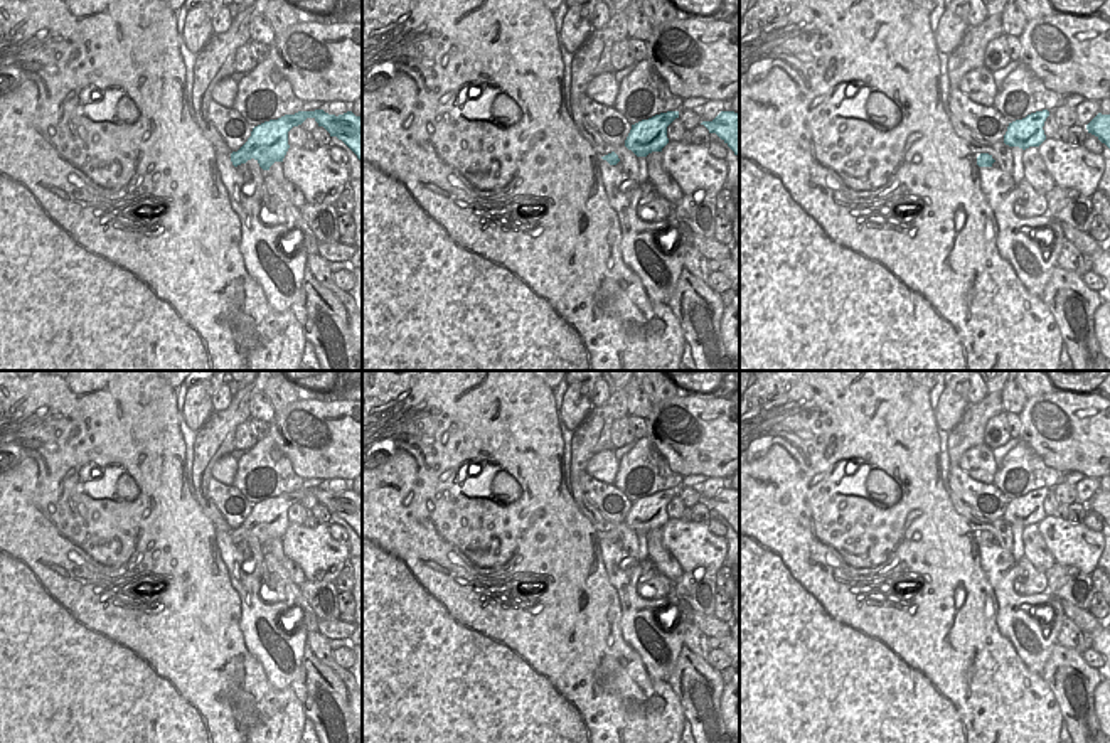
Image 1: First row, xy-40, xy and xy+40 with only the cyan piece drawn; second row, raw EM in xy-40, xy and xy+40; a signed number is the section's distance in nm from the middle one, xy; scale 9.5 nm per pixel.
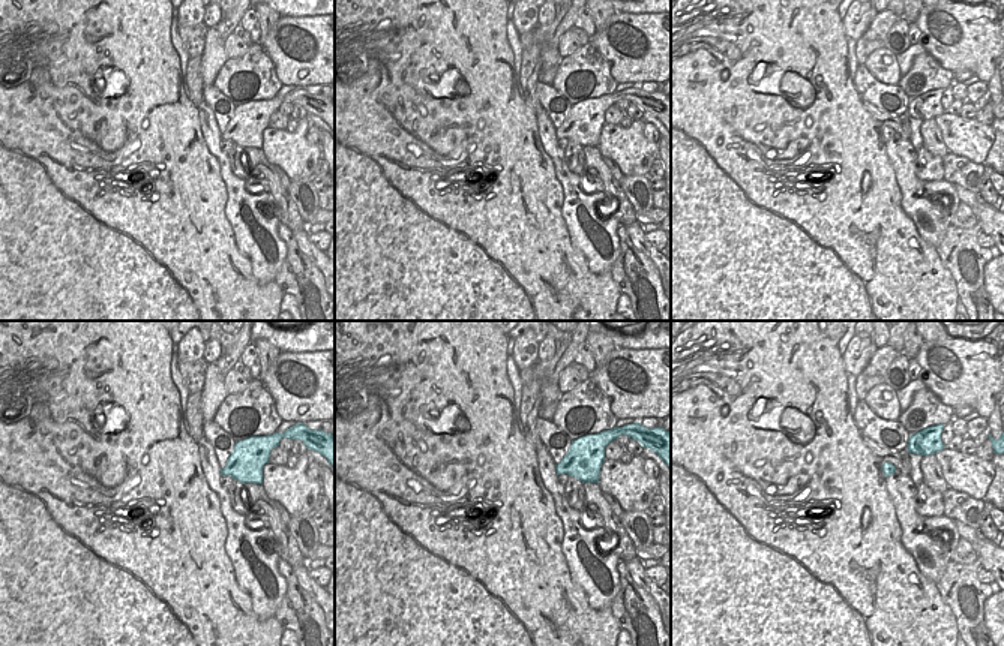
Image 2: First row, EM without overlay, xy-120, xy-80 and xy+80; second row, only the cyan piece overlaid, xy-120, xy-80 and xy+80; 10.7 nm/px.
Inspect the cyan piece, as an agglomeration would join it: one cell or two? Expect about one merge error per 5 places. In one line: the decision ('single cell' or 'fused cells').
single cell

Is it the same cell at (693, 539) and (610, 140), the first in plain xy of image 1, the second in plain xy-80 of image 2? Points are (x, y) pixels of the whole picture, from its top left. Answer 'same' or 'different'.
same

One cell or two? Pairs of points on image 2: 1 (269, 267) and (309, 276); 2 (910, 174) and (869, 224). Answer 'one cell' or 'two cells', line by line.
1: two cells
2: two cells

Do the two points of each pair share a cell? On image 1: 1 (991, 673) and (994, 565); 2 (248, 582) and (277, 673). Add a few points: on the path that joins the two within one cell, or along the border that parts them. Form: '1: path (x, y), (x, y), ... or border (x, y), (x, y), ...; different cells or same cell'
1: border (979, 555), (979, 565), (996, 598), (999, 630); different cells
2: path (251, 604), (253, 625), (266, 651); same cell

